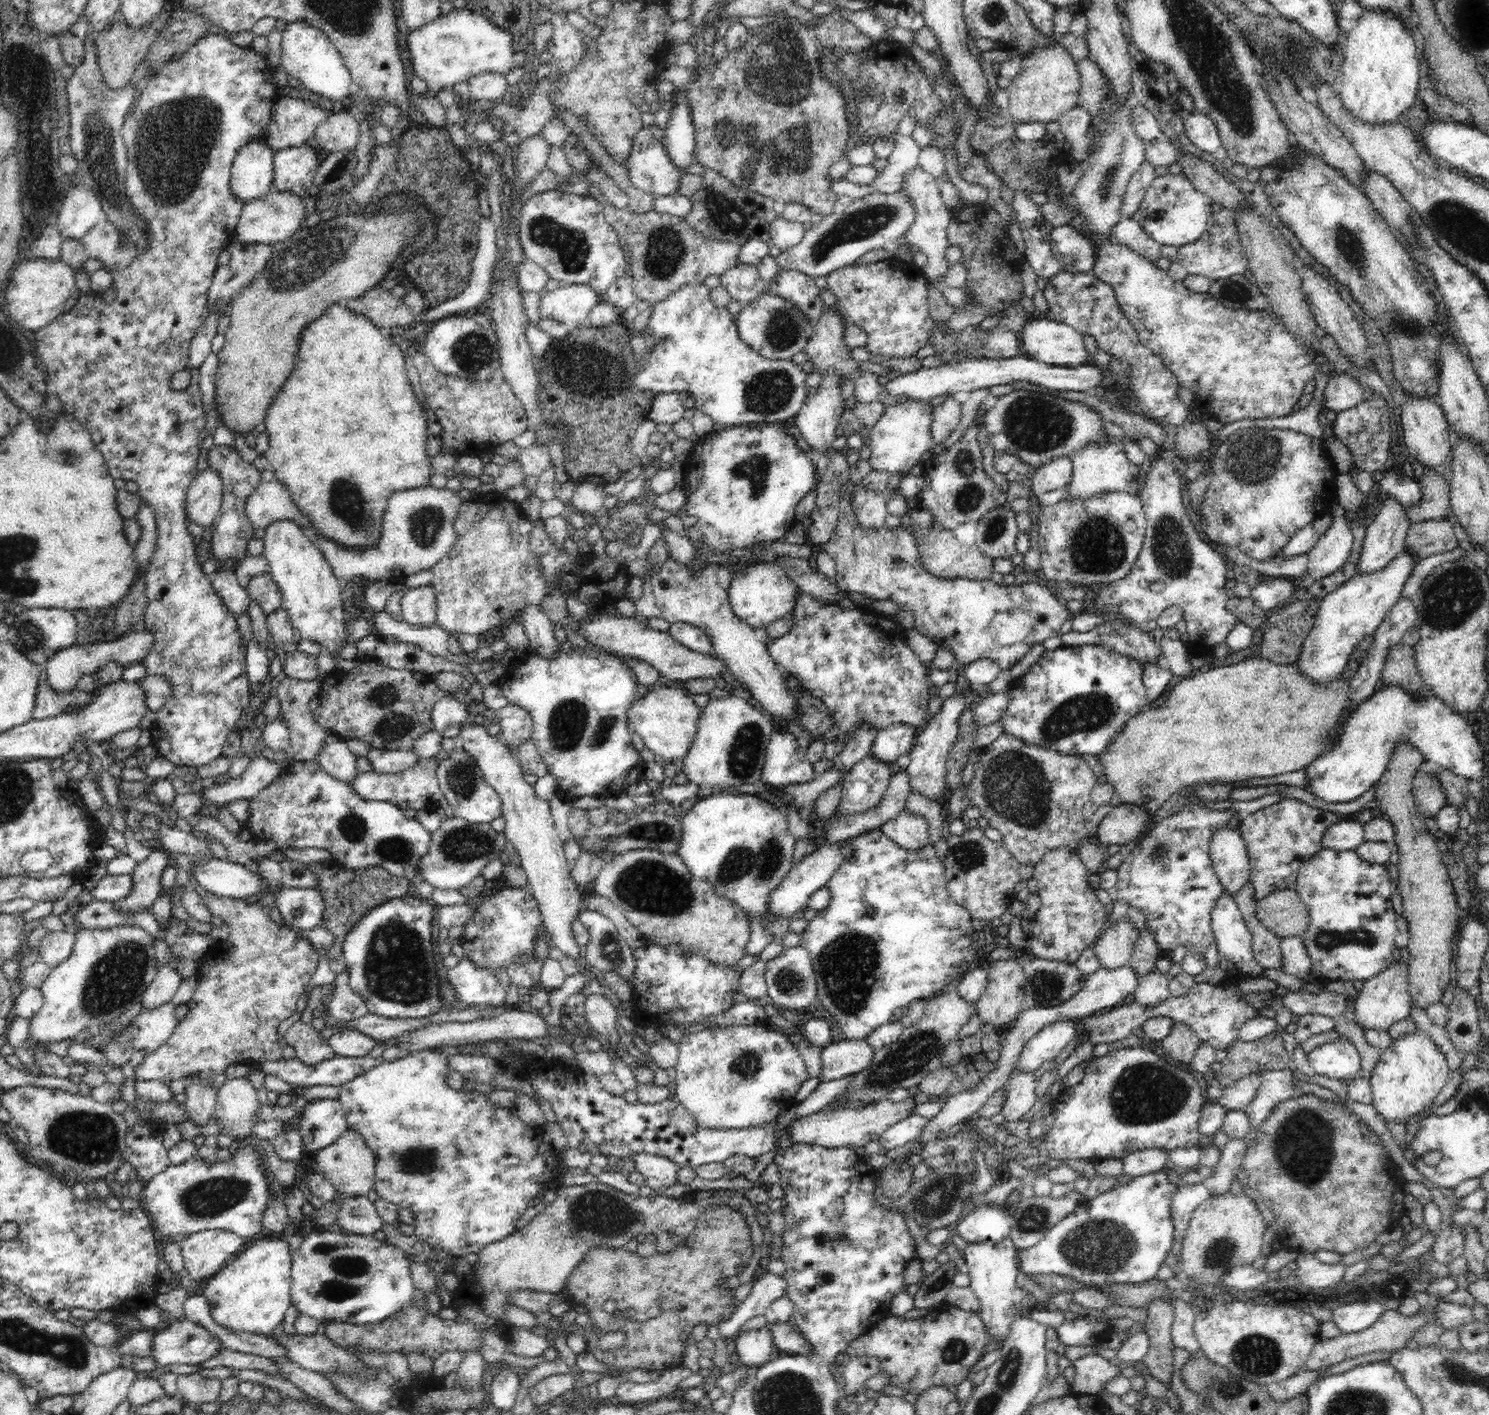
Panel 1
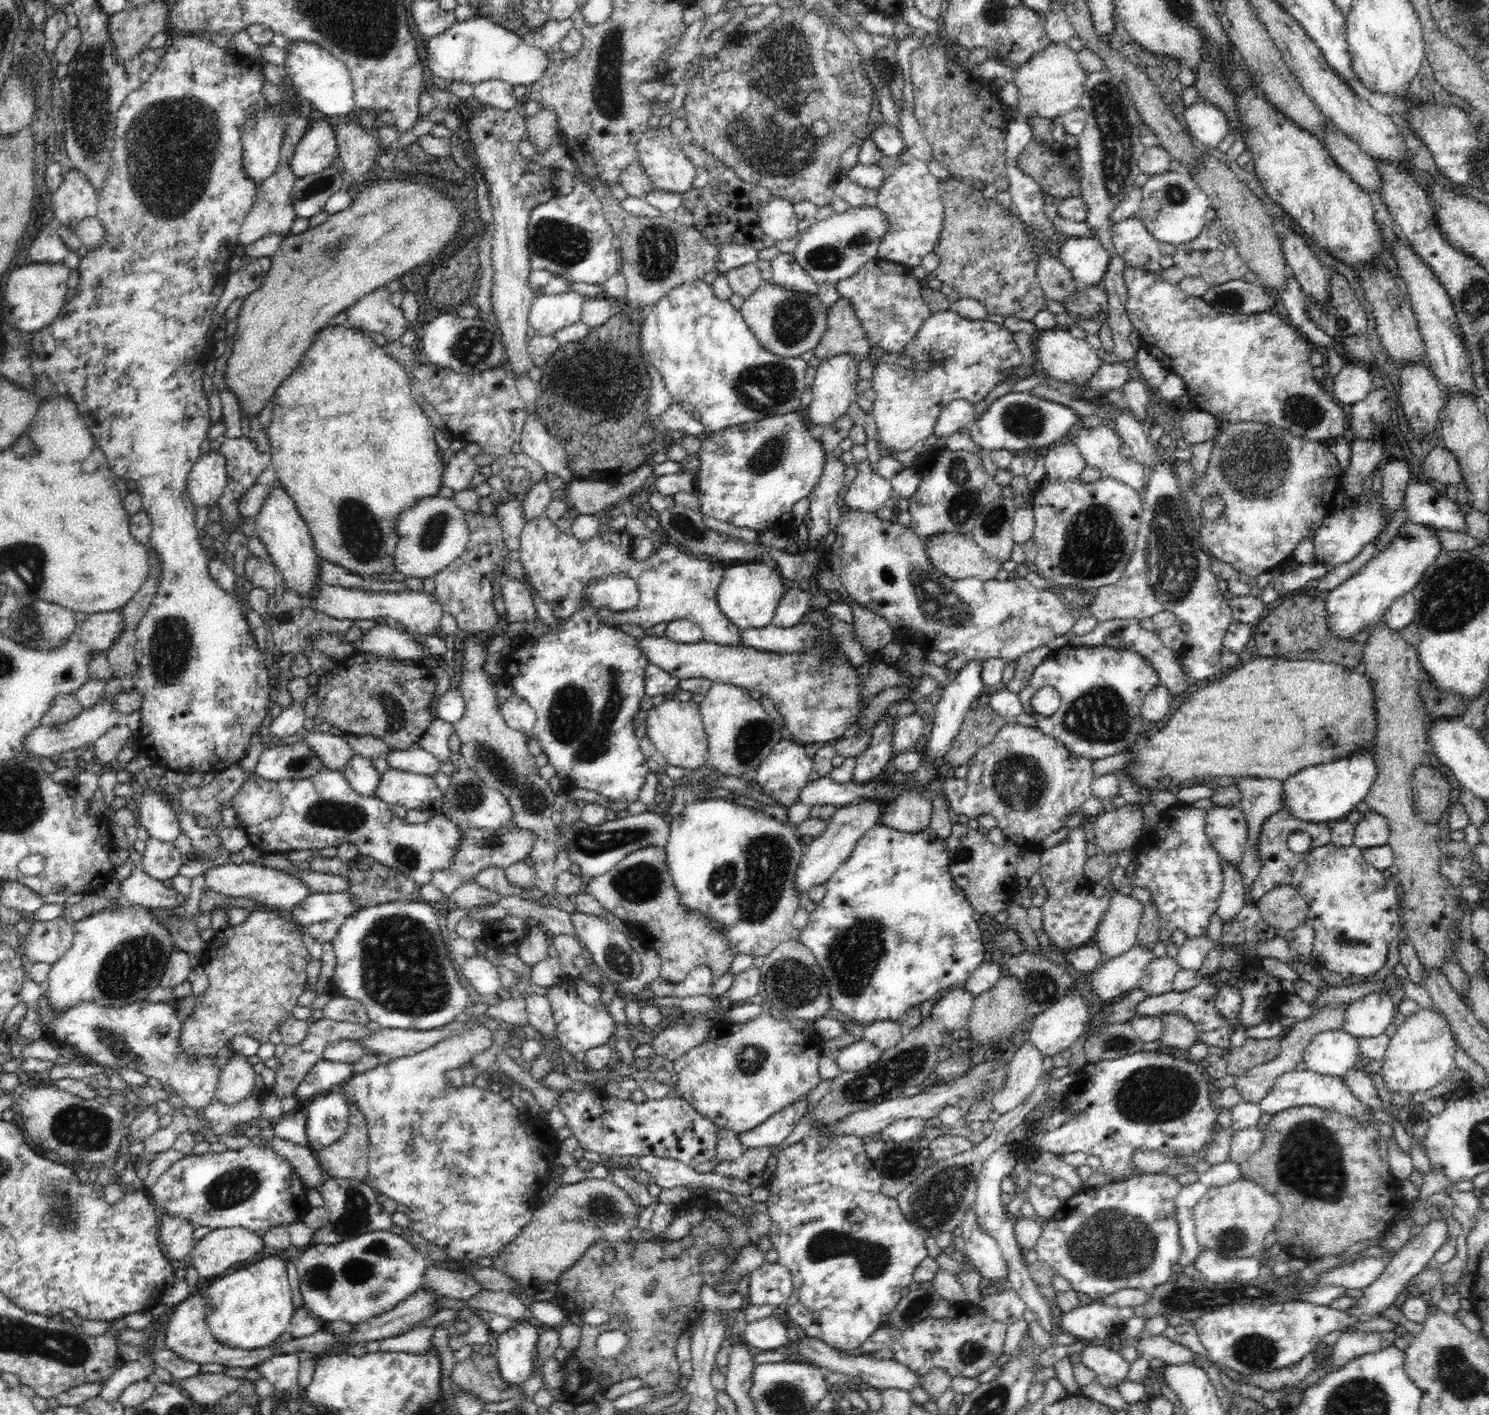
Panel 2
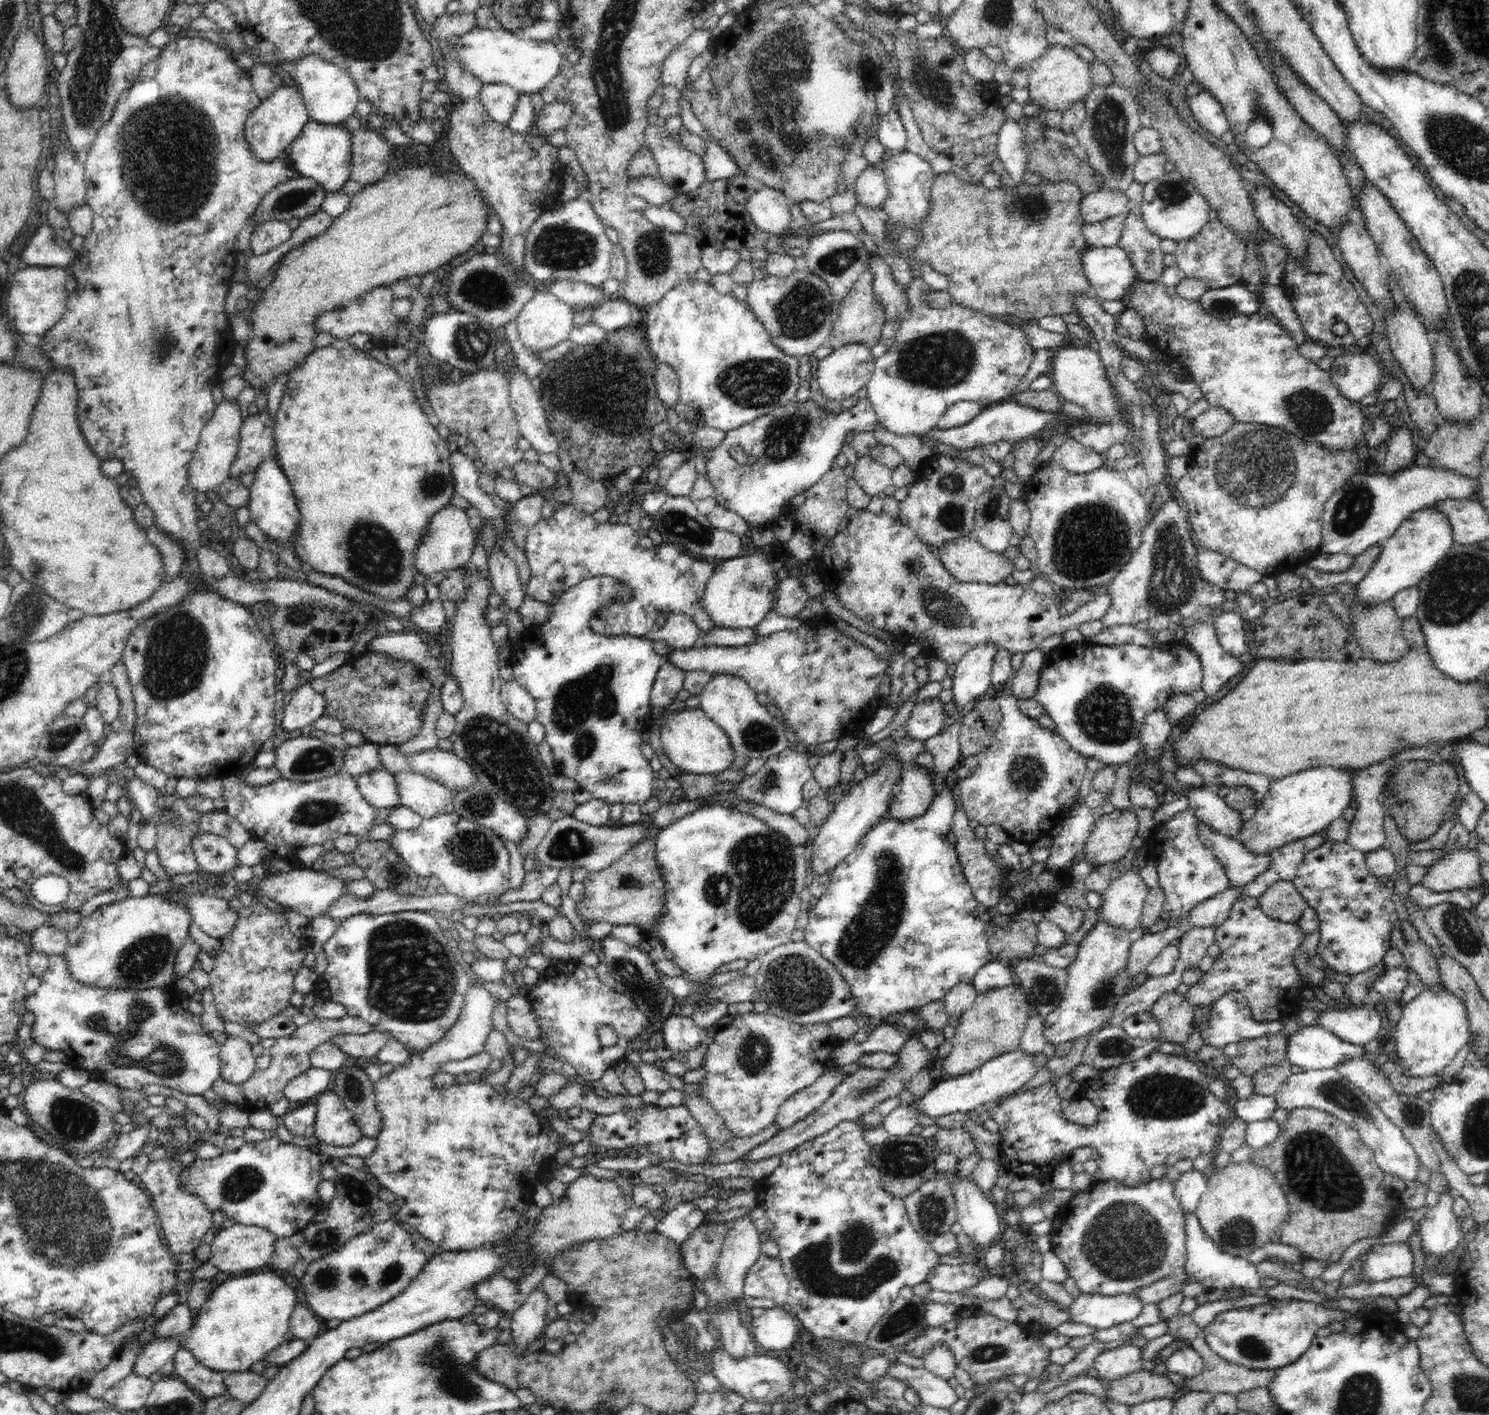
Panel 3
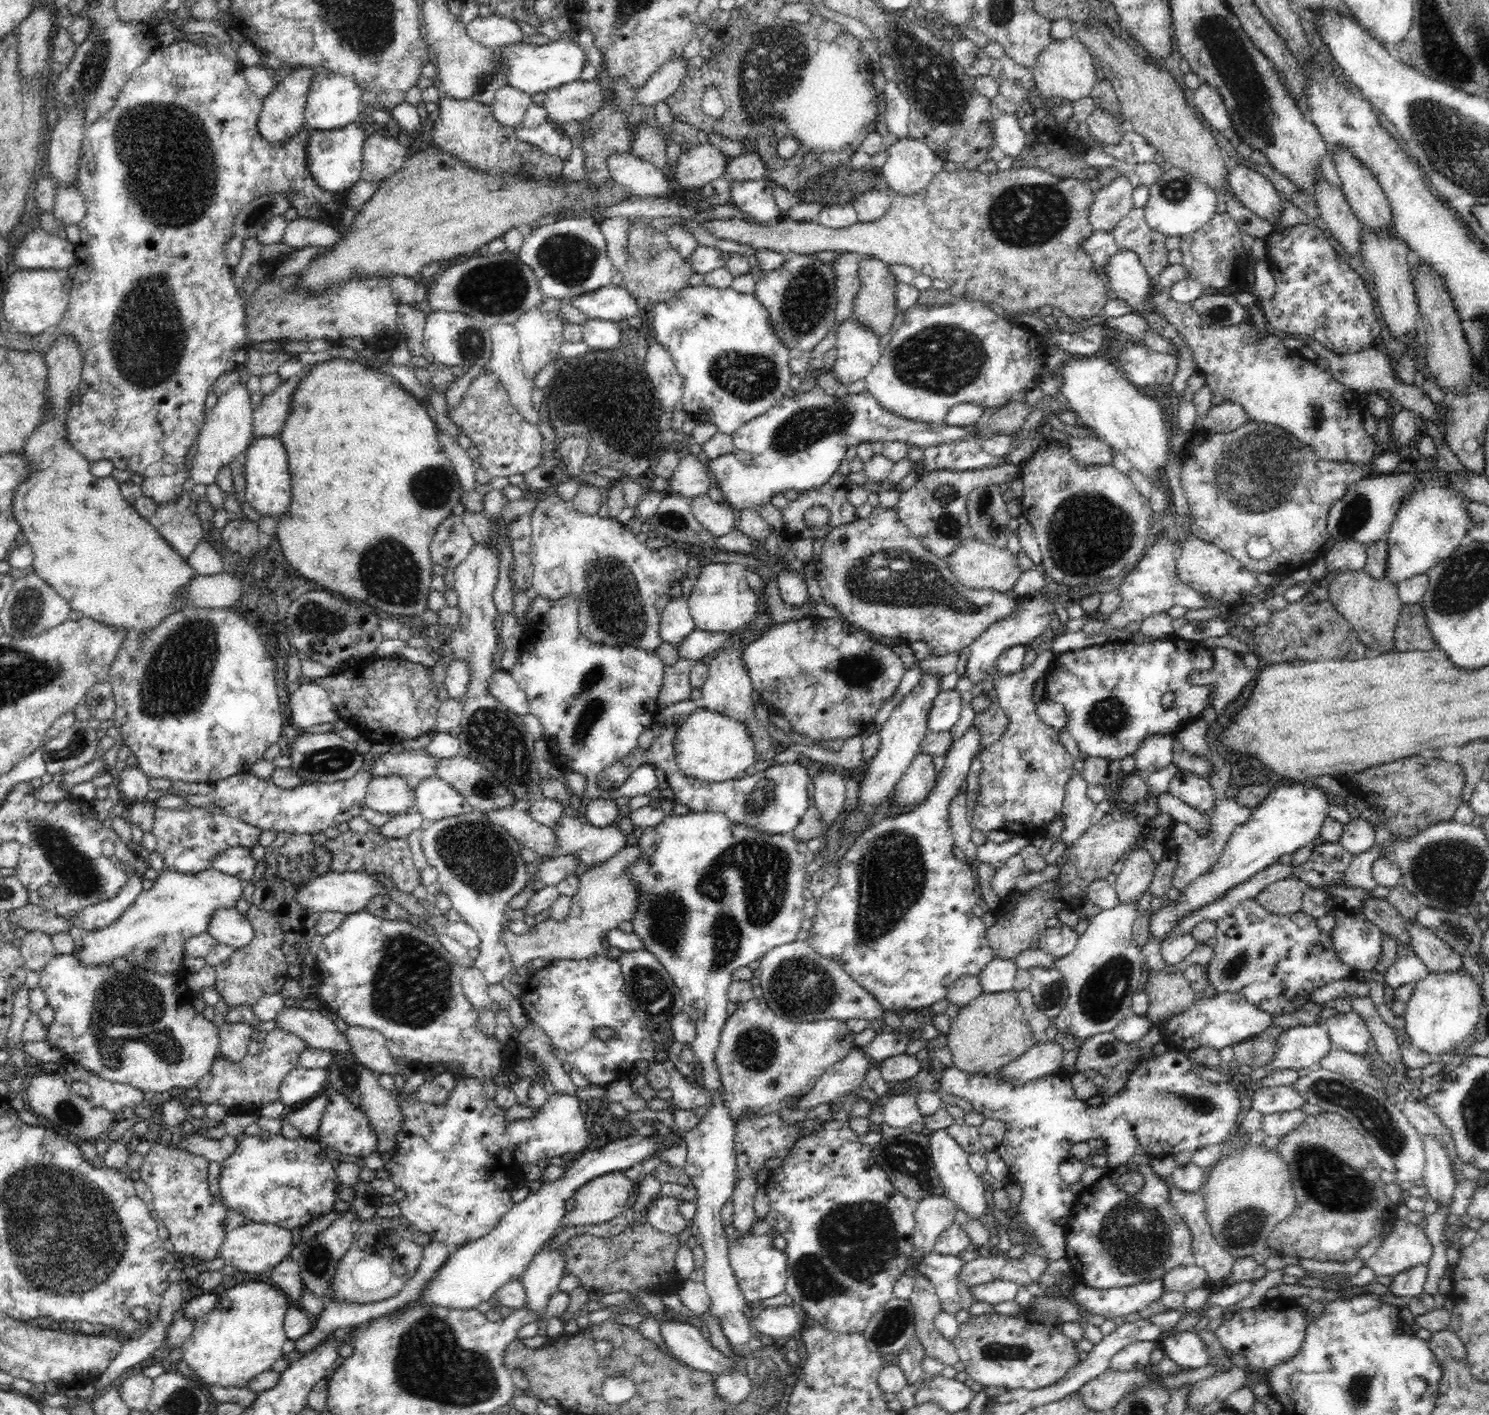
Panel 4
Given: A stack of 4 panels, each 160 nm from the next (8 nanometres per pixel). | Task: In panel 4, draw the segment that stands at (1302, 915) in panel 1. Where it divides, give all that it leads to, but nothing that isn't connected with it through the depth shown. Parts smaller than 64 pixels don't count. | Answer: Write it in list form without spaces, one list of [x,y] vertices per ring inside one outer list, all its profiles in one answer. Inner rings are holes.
[[[1290,877],[1272,882],[1255,896],[1255,900],[1268,912],[1287,916],[1302,909],[1303,892],[1302,882],[1296,877]]]

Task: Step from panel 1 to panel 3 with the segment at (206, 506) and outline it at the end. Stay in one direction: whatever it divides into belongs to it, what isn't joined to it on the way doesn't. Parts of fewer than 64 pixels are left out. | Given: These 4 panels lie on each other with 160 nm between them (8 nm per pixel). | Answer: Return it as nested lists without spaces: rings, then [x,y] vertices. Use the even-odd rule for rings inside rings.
[[[223,400],[216,406],[212,419],[202,430],[200,443],[189,465],[187,482],[196,493],[205,492],[213,497],[218,486],[222,486],[222,483],[229,478],[230,468],[240,444],[243,422],[237,400],[232,402]]]

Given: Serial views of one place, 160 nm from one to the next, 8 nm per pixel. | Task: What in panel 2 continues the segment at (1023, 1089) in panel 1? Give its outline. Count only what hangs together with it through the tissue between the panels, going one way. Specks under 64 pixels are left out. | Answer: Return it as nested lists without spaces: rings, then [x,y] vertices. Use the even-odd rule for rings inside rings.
[[[1028,1038],[1008,1056],[1007,1079],[1002,1090],[991,1098],[992,1107],[1000,1114],[1016,1108],[1022,1100],[1026,1100],[1045,1072],[1042,1067],[1044,1056]]]

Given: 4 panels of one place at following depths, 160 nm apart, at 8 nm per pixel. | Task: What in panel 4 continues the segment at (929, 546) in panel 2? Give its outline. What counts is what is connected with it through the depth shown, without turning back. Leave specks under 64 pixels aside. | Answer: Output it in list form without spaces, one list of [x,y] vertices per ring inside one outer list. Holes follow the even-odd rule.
[[[968,539],[947,558],[947,565],[964,586],[1003,593],[1011,590],[1021,575],[1022,570],[1018,566],[1016,556],[1017,554],[1013,554],[1007,548],[998,549],[979,539]]]

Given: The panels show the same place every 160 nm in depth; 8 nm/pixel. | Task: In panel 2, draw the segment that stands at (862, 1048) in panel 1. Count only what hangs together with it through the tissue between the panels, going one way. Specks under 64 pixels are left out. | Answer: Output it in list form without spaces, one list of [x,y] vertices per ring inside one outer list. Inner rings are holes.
[[[862,1039],[836,1051],[834,1057],[842,1072],[858,1072],[873,1065],[881,1054],[879,1048]]]

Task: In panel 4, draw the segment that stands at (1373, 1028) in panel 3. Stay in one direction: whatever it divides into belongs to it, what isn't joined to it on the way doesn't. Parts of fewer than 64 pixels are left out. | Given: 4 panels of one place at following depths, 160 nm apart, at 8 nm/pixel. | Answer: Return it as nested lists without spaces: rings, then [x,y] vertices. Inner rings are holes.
[[[1356,1011],[1337,1013],[1324,1023],[1332,1046],[1346,1052],[1364,1055],[1372,1040],[1367,1023]]]

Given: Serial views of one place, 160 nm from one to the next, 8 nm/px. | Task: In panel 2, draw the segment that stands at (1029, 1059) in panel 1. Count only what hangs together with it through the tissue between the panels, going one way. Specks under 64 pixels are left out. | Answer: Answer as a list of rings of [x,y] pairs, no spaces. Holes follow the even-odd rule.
[[[1071,991],[1064,994],[1060,1000],[1052,1004],[1051,1008],[1044,1010],[1041,1014],[1032,1016],[1033,1022],[1028,1040],[1040,1051],[1042,1056],[1052,1056],[1072,1046],[1084,1033],[1086,1023],[1089,1020],[1091,1010],[1088,1003],[1078,991]]]

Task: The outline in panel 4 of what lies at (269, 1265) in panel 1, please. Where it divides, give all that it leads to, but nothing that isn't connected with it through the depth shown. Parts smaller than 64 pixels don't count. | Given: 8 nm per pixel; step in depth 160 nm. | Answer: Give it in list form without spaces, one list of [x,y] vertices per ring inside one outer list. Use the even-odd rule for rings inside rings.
[[[247,1281],[226,1289],[216,1301],[215,1307],[195,1322],[192,1334],[183,1342],[183,1361],[208,1387],[247,1388],[252,1379],[272,1369],[272,1365],[281,1358],[282,1345],[288,1340],[284,1318],[292,1305],[284,1292],[264,1281]]]

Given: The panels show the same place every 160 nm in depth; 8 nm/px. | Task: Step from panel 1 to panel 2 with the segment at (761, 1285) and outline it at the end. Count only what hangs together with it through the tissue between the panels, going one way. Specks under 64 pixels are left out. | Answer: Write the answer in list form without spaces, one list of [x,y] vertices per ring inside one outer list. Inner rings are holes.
[[[764,1262],[749,1274],[747,1304],[752,1306],[784,1305],[793,1291],[793,1282],[788,1268],[777,1262]]]

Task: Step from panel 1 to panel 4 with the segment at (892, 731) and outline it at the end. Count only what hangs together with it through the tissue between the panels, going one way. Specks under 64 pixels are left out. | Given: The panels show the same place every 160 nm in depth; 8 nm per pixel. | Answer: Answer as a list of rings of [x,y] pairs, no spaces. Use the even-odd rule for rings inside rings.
[[[956,690],[940,691],[928,713],[927,725],[930,732],[949,731],[960,718],[963,703]]]

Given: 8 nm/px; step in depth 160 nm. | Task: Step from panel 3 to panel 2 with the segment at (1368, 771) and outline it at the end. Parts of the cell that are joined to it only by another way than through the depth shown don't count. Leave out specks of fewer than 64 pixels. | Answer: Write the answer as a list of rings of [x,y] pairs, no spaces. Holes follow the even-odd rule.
[[[1362,807],[1362,818],[1355,825],[1354,846],[1367,849],[1388,844],[1390,829],[1387,819],[1367,807]]]

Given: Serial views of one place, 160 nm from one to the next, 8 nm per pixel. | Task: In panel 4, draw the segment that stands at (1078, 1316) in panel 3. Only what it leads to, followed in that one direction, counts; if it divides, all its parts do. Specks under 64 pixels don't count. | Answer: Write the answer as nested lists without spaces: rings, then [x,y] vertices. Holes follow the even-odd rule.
[[[1161,1278],[1134,1286],[1122,1286],[1110,1290],[1090,1288],[1082,1282],[1074,1286],[1074,1302],[1082,1311],[1112,1320],[1132,1312],[1142,1312],[1148,1304],[1158,1301],[1163,1294]]]

